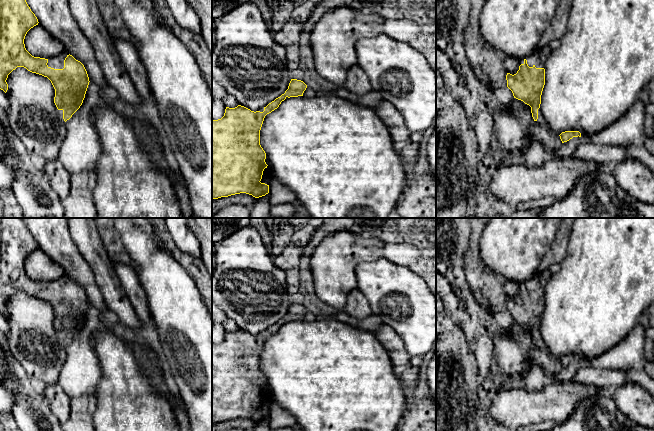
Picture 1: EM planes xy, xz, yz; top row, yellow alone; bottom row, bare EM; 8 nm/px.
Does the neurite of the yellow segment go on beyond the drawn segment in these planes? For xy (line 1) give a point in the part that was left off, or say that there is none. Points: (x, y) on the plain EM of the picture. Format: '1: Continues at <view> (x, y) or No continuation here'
1: Continues at xy (57, 286)

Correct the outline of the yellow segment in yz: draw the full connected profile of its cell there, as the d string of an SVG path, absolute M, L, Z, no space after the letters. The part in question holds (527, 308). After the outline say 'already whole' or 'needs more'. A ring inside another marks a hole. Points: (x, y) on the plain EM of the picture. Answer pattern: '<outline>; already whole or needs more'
M549 270L543 271L524 283L516 298L506 299L507 311L512 315L514 322L529 329L534 345L546 352L549 349L541 336L540 328L545 309L544 289L551 276Z; needs more

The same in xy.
M0 218L0 313L7 316L6 304L17 291L24 291L32 297L47 301L55 313L54 327L58 333L58 342L65 348L82 329L89 301L84 289L65 274L50 283L34 281L26 274L25 260L38 247L22 218Z; needs more

